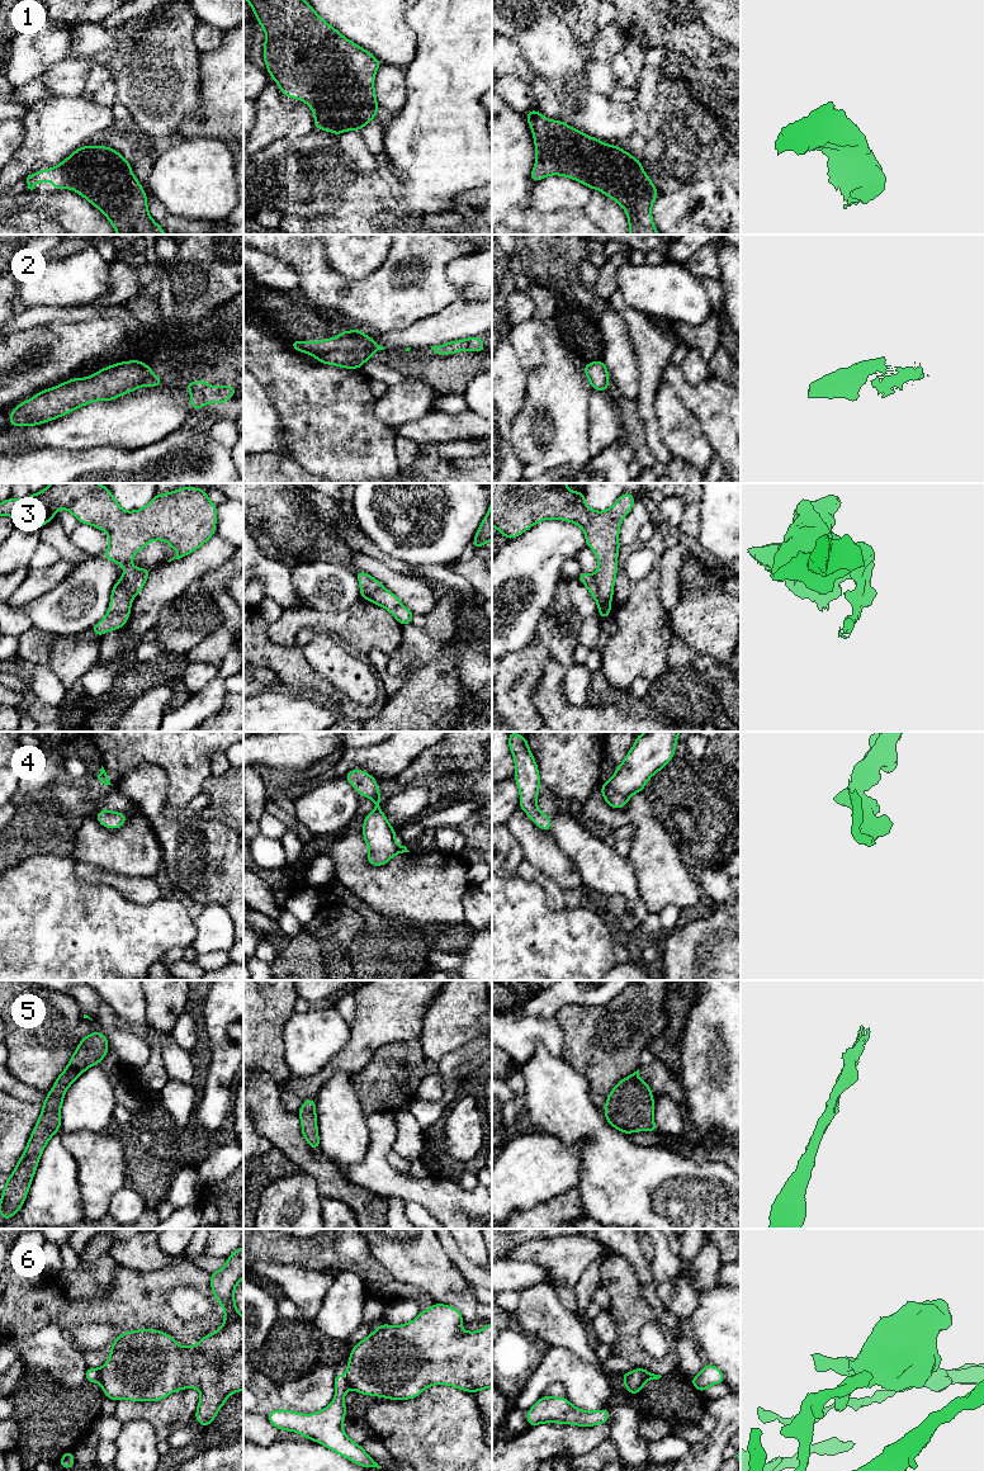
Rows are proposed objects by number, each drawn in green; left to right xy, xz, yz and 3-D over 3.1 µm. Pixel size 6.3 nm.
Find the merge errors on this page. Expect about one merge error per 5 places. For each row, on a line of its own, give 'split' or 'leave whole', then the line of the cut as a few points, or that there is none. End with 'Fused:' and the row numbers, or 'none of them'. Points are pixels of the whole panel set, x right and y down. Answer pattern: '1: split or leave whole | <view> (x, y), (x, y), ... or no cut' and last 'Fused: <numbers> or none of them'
1: leave whole | no cut
2: leave whole | no cut
3: split | yz (592, 576), (597, 592), (610, 602)
4: leave whole | no cut
5: leave whole | no cut
6: split | xy (99, 1370), (97, 1381)
Fused: 3, 6

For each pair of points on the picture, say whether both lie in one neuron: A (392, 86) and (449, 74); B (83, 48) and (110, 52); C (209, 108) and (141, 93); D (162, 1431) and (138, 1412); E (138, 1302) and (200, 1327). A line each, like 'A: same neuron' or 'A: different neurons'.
A: different neurons
B: same neuron
C: different neurons
D: same neuron
E: same neuron

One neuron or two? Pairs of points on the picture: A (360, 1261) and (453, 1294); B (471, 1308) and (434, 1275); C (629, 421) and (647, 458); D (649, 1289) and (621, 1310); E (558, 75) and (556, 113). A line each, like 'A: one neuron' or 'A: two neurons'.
A: two neurons
B: one neuron
C: one neuron
D: two neurons
E: two neurons

